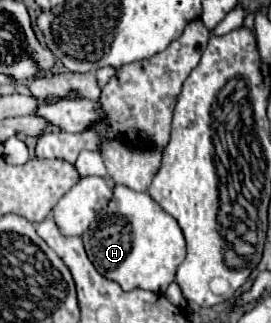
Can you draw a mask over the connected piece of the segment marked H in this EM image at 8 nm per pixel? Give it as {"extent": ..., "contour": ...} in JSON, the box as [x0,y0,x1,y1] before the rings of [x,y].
{"extent":[82,185,186,293],"contour":[[[114,185],[112,201],[100,211],[96,223],[82,235],[86,253],[102,277],[116,281],[124,291],[146,289],[164,293],[186,257],[186,243],[178,221],[164,213],[148,195]]]}

